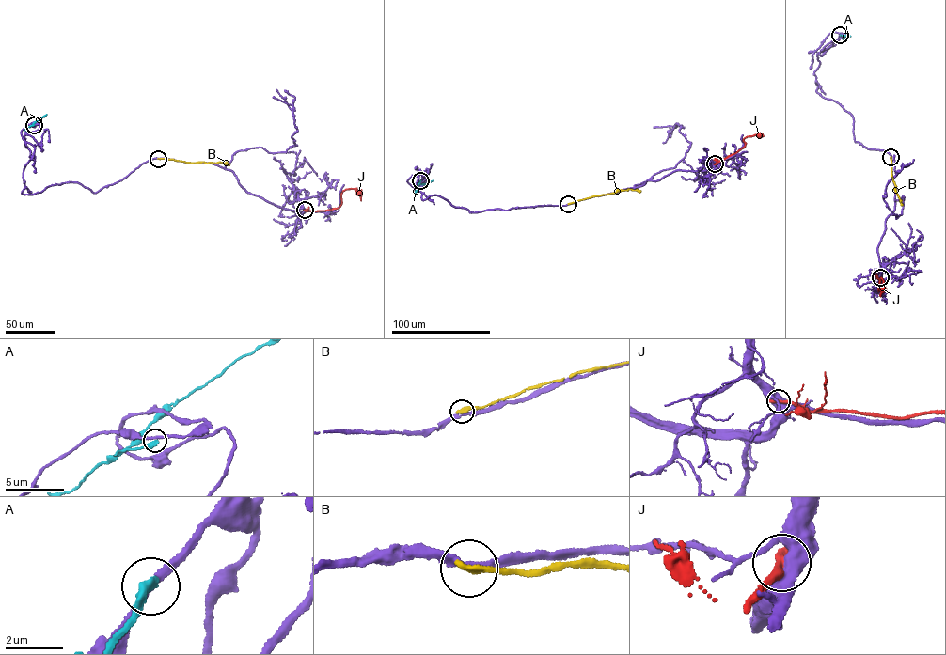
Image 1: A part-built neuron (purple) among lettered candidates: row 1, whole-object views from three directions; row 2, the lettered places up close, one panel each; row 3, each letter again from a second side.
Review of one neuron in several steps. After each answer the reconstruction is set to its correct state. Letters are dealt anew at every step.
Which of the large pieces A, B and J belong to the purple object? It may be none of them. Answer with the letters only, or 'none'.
none

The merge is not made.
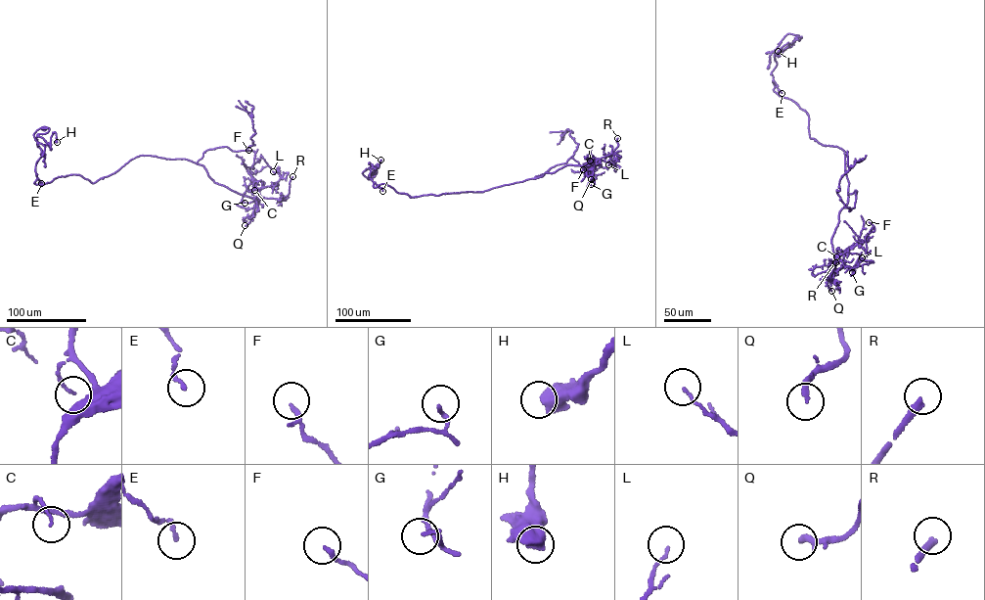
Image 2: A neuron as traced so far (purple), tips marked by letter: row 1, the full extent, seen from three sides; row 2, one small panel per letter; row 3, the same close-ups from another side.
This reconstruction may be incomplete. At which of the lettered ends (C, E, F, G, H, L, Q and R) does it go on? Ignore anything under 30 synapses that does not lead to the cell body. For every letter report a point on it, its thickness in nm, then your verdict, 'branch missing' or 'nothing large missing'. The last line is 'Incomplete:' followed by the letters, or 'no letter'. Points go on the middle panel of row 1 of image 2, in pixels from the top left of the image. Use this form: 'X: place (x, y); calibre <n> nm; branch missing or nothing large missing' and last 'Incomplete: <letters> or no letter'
C: place (590, 161); calibre 90 nm; nothing large missing
E: place (382, 191); calibre 150 nm; nothing large missing
F: place (583, 169); calibre 180 nm; nothing large missing
G: place (591, 184); calibre 130 nm; nothing large missing
H: place (380, 160); calibre 440 nm; nothing large missing
L: place (608, 164); calibre 100 nm; nothing large missing
Q: place (591, 179); calibre 240 nm; nothing large missing
R: place (617, 138); calibre 280 nm; branch missing
Incomplete: R

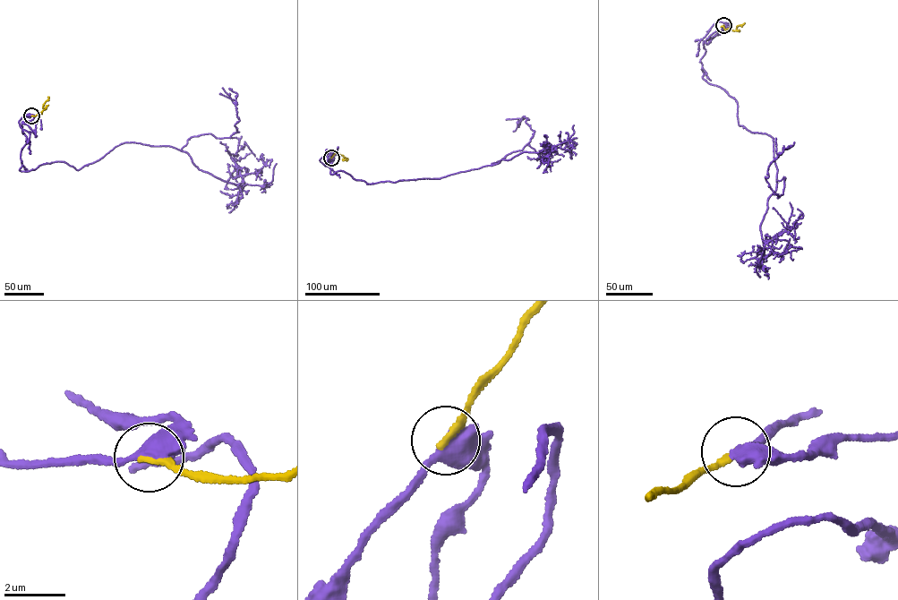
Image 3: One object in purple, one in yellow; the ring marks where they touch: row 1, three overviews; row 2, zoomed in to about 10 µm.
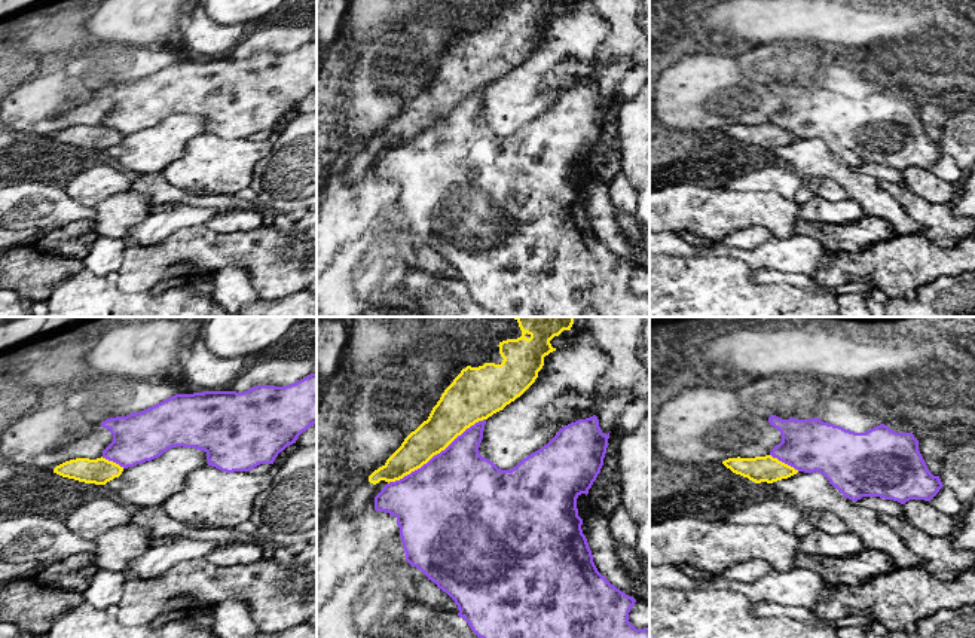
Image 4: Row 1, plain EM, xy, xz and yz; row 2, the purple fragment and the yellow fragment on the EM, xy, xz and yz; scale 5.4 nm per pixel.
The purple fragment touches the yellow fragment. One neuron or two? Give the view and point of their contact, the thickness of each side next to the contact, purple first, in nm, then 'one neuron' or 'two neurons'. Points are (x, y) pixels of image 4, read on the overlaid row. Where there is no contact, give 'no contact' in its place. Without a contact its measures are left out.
xz (437, 454) | 480/220 nm | two neurons

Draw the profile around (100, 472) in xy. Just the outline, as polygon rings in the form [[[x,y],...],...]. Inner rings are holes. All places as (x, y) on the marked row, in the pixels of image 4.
[[[76,458],[65,461],[54,468],[54,473],[85,483],[106,485],[119,477],[123,467],[106,458]]]

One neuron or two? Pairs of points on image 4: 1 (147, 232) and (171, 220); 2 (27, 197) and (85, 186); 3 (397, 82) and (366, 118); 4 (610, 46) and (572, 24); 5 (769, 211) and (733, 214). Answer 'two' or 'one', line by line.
1: one
2: two
3: one
4: two
5: one

